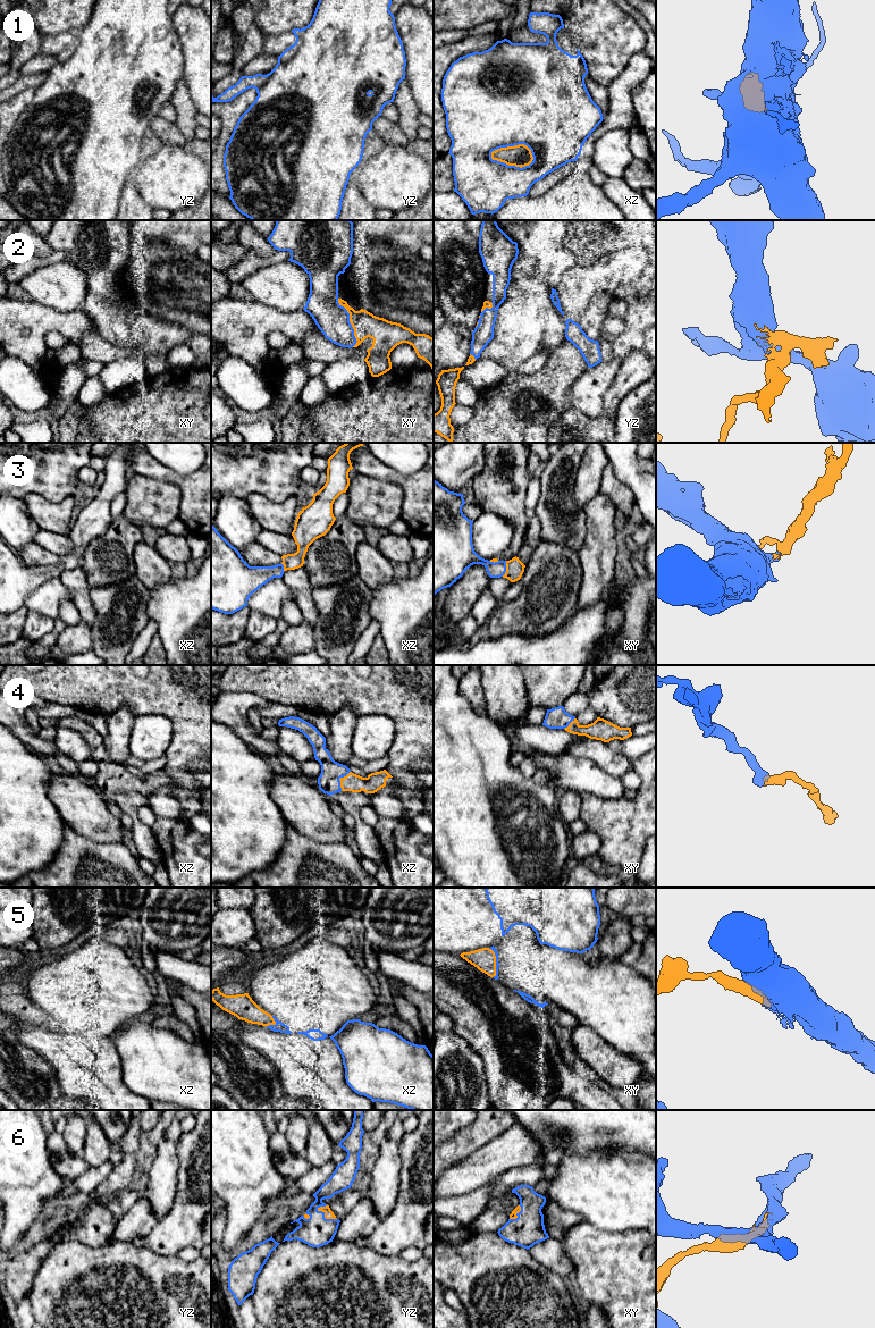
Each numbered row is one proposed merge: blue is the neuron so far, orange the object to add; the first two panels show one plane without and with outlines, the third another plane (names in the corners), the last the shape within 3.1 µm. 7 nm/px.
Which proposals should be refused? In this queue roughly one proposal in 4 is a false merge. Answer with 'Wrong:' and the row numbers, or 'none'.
Wrong: 5

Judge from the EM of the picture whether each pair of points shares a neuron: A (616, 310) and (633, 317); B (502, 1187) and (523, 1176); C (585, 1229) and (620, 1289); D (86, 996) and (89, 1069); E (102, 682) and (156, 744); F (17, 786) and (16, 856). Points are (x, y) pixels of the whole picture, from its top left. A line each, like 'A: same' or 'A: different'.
A: different
B: same
C: same
D: different
E: different
F: same

